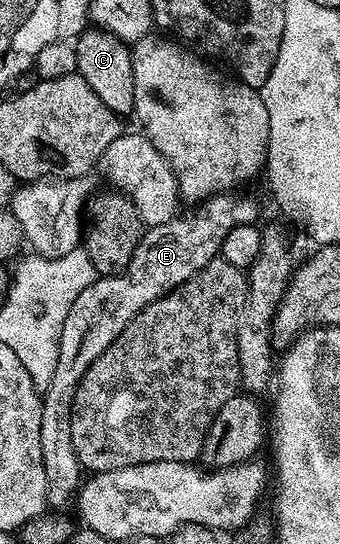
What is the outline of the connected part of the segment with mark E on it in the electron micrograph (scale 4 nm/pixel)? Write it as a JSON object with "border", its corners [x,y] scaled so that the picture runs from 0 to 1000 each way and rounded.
{"border":[[[721,349],[650,353],[588,369],[571,382],[579,384],[559,397],[532,393],[503,408],[479,408],[479,415],[435,421],[376,489],[335,507],[288,507],[200,572],[174,621],[162,688],[121,732],[115,820],[126,835],[132,925],[147,936],[191,938],[200,926],[206,932],[244,888],[244,862],[221,835],[221,820],[209,820],[209,754],[244,688],[256,688],[279,658],[291,658],[291,651],[362,614],[374,592],[385,592],[397,577],[550,518],[550,511],[585,504],[609,482],[641,476],[668,430],[679,430],[691,415],[756,412],[756,395],[768,390],[753,364],[729,360]]]}

